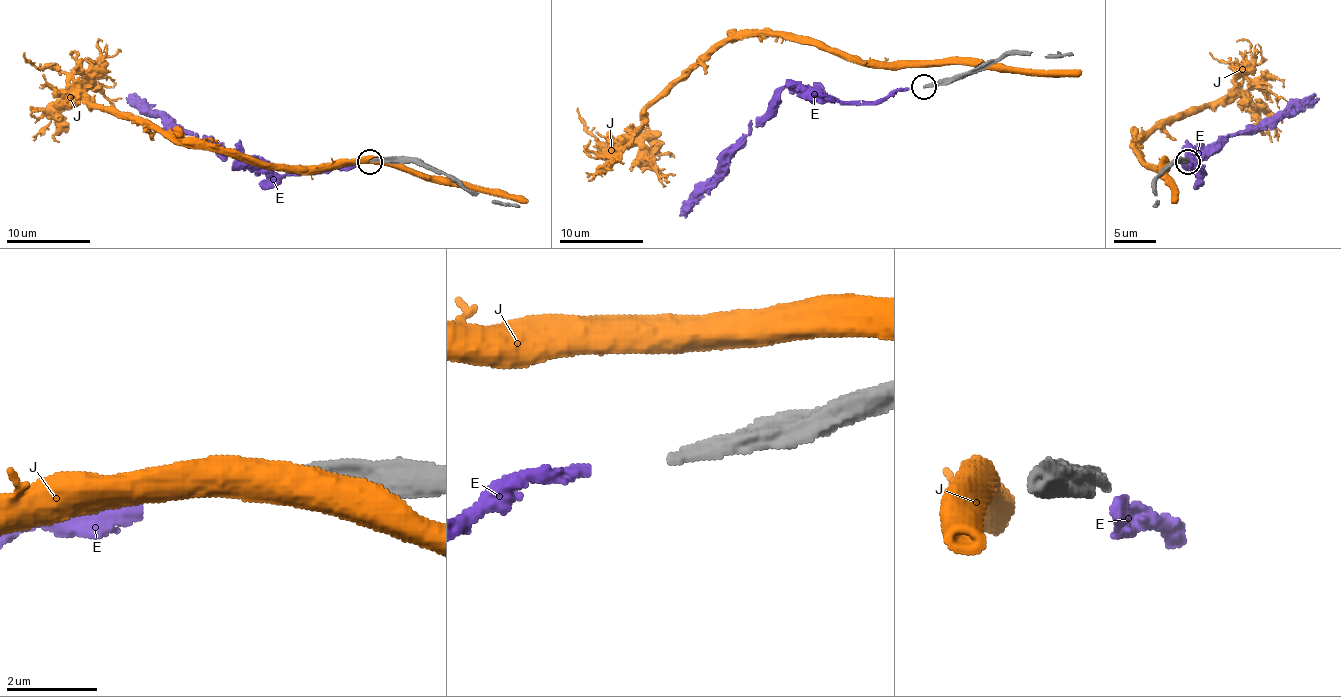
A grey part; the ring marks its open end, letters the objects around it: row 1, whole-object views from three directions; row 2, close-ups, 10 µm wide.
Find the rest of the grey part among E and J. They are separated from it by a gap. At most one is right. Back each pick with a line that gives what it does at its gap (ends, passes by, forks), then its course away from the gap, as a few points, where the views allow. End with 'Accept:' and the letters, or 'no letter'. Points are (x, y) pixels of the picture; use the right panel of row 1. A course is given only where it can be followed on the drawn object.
E: it ends there; it runs (1188, 164), (1203, 175), (1188, 156), (1209, 154), (1226, 139), (1270, 127), (1285, 116), (1301, 112), (1318, 97)
Accept: E

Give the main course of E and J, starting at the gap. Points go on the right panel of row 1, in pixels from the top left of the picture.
E: (1188, 164), (1203, 175), (1188, 156), (1209, 154), (1226, 139), (1270, 127), (1285, 116), (1301, 112), (1318, 97)
J: (1168, 162), (1151, 166), (1136, 152), (1157, 129), (1220, 102), (1249, 72), (1216, 60), (1209, 51)

